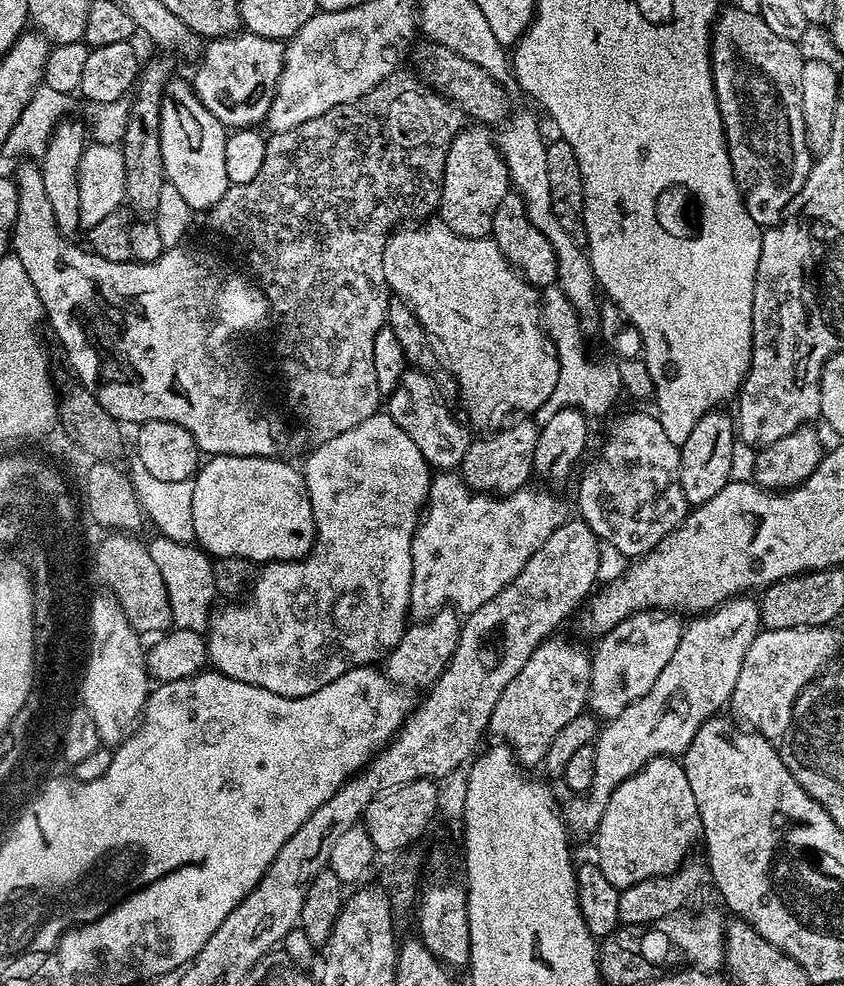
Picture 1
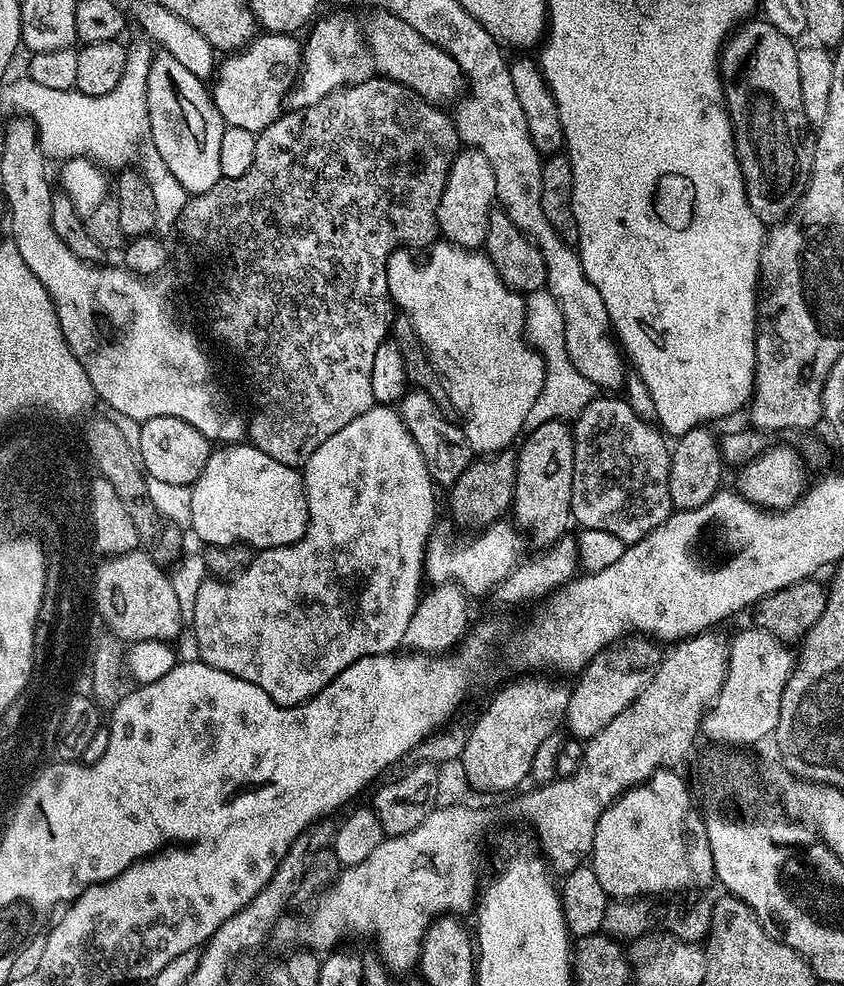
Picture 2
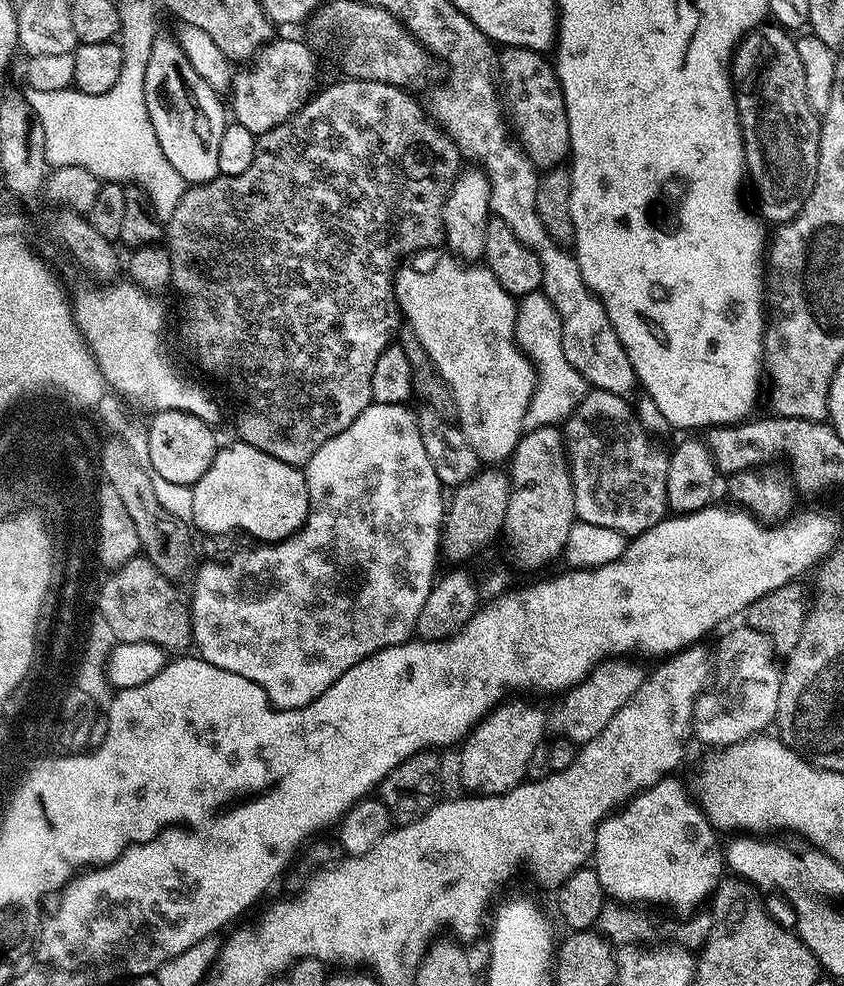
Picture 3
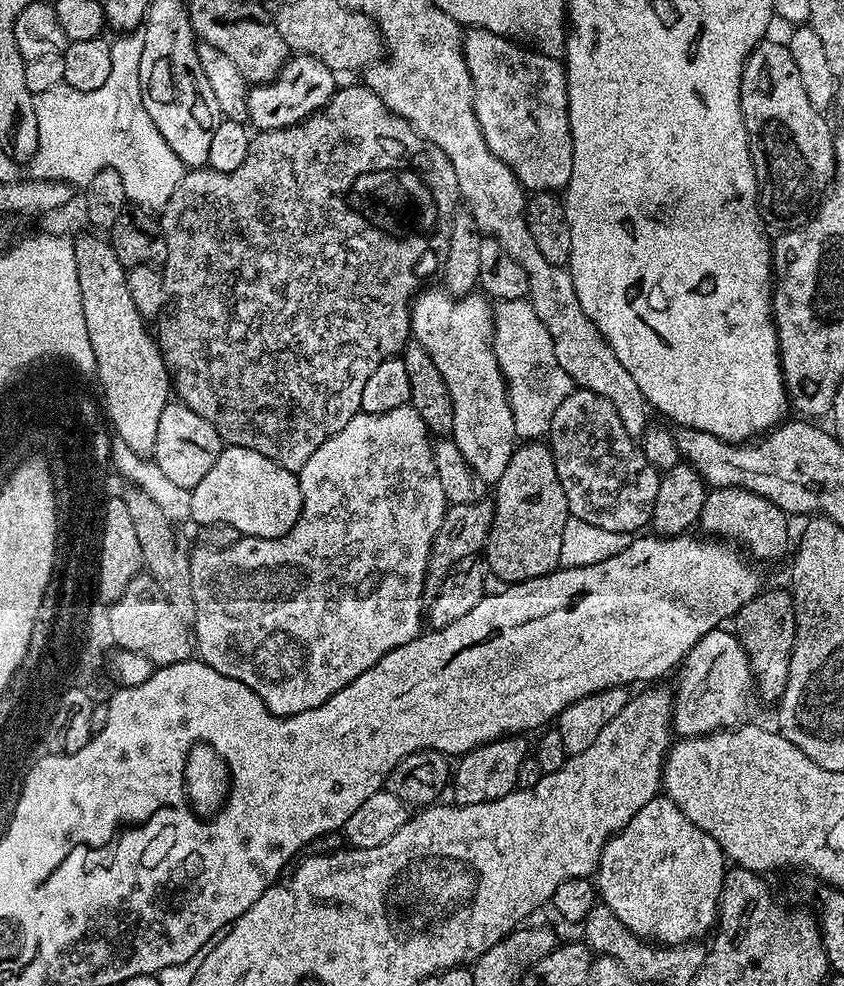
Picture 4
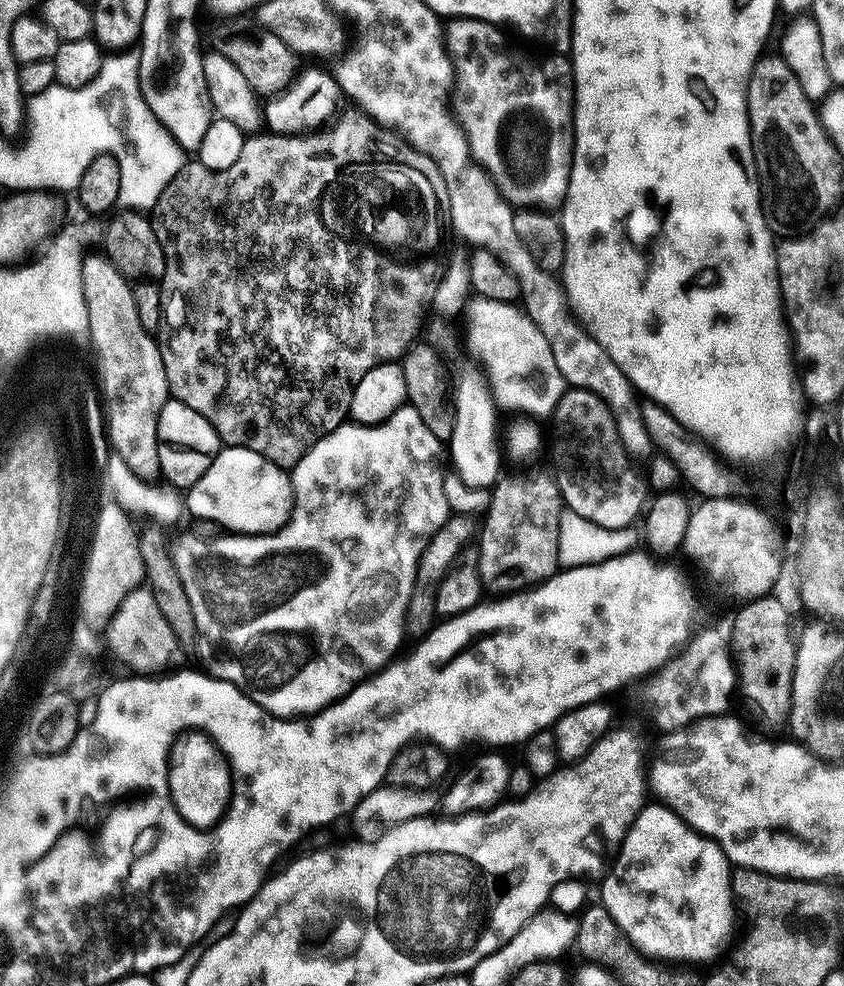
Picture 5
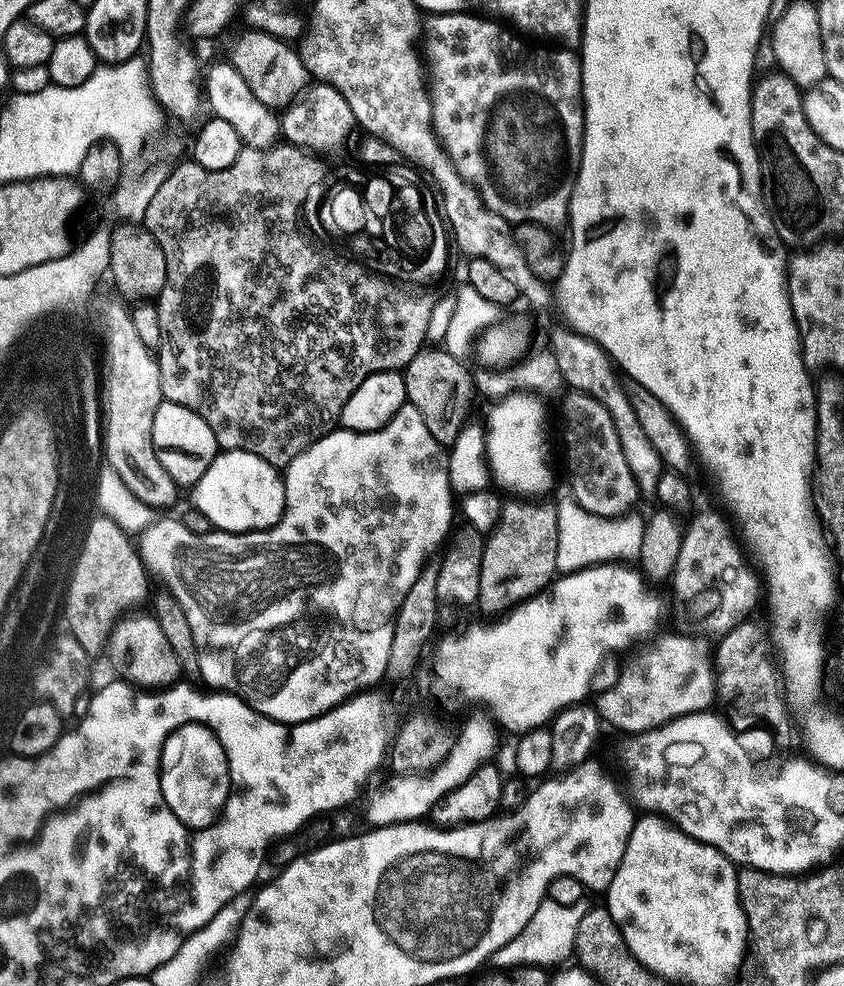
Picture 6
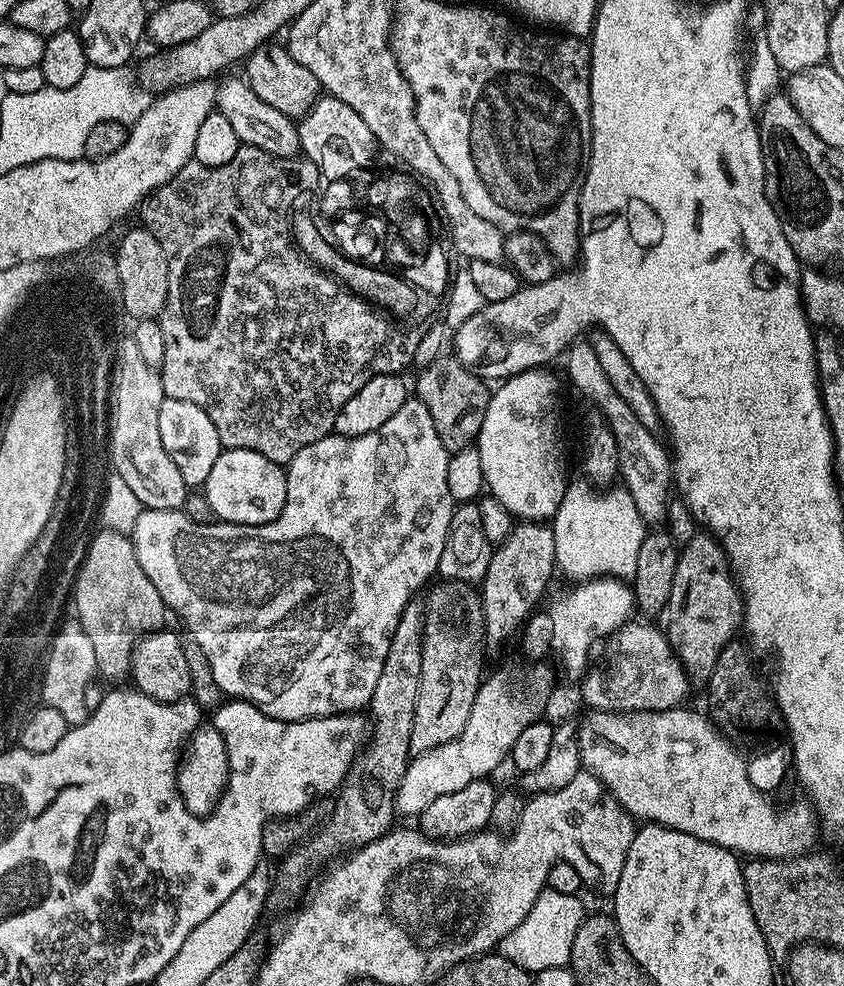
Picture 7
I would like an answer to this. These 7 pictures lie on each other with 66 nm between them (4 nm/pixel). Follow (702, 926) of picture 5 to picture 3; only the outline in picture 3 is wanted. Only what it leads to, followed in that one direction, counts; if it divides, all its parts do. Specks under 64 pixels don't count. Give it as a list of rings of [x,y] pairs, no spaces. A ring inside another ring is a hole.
[[[665,778],[645,792],[639,792],[622,810],[608,816],[598,826],[594,853],[598,882],[602,882],[605,893],[613,901],[628,906],[665,904],[676,912],[692,912],[711,897],[726,872],[726,856],[716,836],[717,829],[694,803],[689,791],[687,794],[676,778]]]

